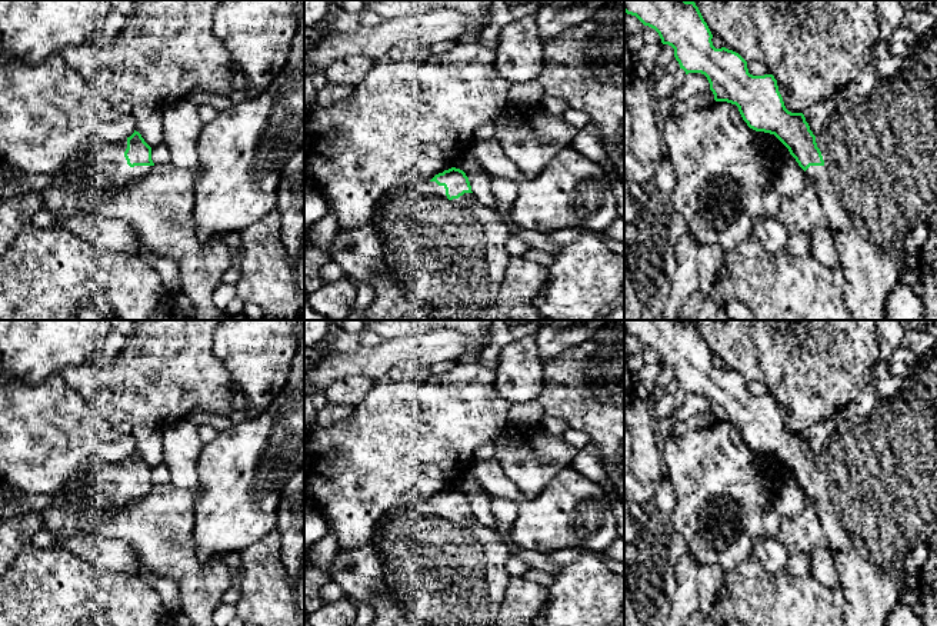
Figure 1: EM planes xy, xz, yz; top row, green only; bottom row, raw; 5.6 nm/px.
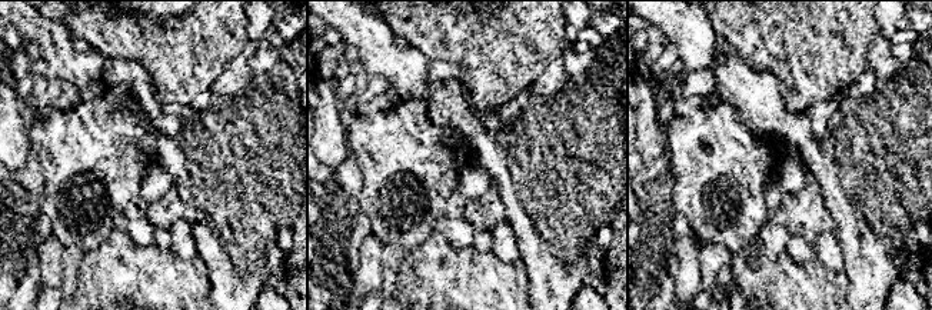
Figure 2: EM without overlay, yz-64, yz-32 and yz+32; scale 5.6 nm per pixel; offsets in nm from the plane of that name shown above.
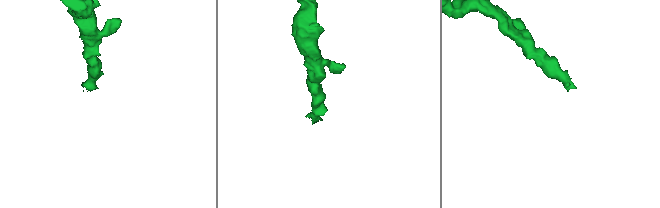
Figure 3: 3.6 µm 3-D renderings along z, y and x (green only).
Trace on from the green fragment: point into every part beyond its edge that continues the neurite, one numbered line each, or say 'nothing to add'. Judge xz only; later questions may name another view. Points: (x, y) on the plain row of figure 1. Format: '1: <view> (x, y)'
1: xz (439, 572)

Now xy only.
1: xy (77, 512)

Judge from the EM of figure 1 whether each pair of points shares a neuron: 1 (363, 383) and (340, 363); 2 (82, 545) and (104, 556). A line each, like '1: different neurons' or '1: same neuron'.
1: different neurons
2: same neuron

